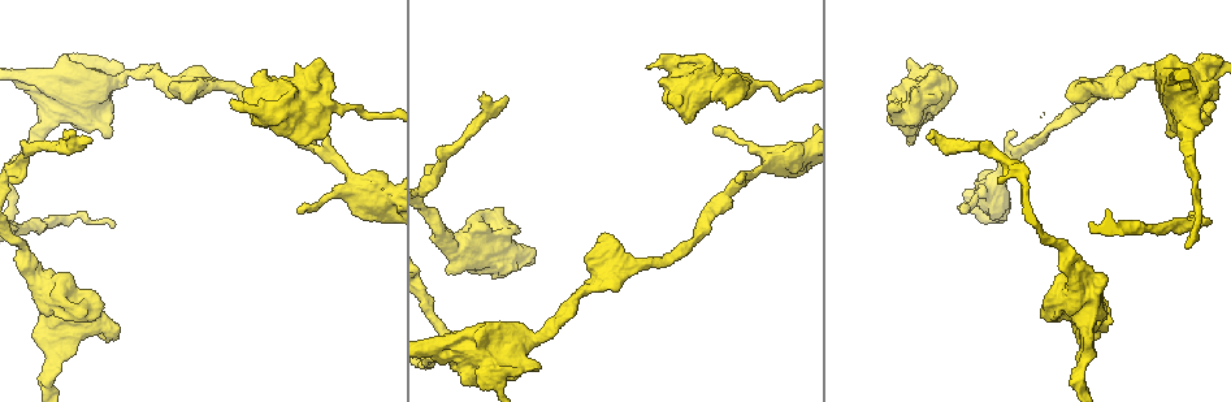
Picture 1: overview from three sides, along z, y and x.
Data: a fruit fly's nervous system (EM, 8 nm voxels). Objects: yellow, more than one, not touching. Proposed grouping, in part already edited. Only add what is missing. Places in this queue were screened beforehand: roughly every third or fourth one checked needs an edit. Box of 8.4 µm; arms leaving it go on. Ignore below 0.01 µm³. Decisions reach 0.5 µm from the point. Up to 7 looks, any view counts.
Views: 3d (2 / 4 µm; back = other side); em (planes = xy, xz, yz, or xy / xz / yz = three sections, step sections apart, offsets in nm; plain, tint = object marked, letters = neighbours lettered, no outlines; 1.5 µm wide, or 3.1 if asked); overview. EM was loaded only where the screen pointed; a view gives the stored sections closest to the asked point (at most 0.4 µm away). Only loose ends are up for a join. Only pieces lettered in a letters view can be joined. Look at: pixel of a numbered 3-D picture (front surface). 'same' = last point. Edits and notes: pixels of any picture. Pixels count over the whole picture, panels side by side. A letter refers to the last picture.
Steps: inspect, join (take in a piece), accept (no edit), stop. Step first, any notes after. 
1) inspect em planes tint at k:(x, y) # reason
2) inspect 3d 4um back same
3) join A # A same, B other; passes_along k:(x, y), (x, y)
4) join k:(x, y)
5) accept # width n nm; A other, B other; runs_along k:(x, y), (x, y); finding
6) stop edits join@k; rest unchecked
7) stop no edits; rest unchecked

inspect em planes tint at 1:(1218, 82)

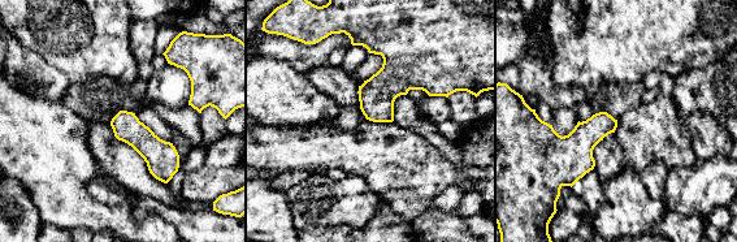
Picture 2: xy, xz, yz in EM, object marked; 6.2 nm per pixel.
inspect em planes letters same # what lies round it

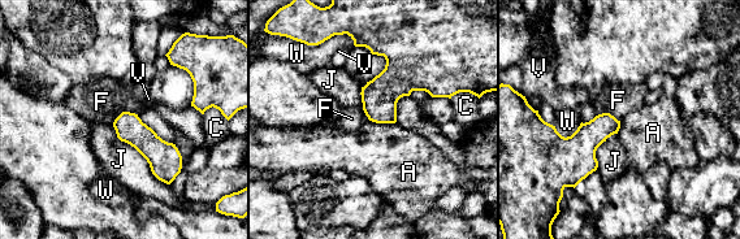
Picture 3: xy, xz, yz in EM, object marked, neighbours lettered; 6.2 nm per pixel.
accept # A other, C other, F other, J other, V other, W other; border 3:(370, 120), (396, 122); none of them fits

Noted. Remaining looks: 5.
inspect em planes letters at 1:(36, 345) # thick end

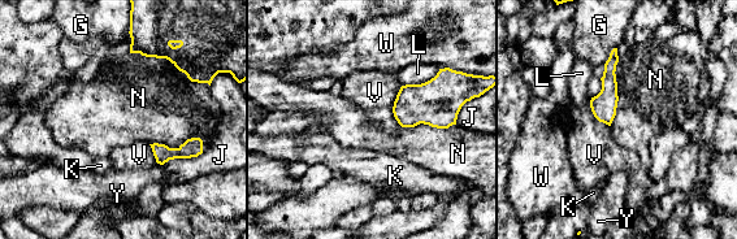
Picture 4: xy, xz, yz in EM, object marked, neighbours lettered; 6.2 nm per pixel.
accept # longest_contact N 480 nm; G other, J other, K other, L other, N other, V other, W other, Y other; border 4:(402, 86), (393, 107), (400, 126); none of them fits

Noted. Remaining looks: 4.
inspect 3d 2um at 1:(326, 135) # stops while still wide

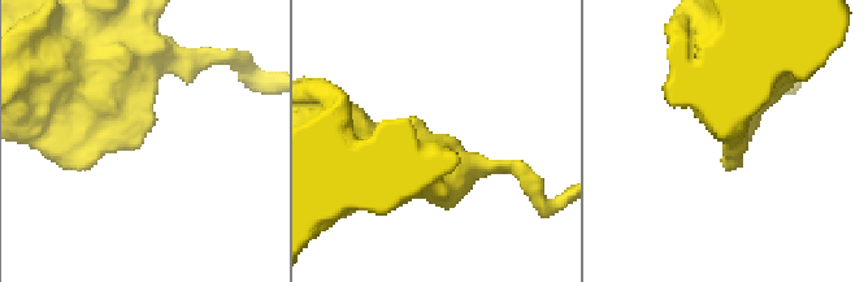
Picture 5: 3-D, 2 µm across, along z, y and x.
inspect em xz step 4 tint at 5:(141, 145)

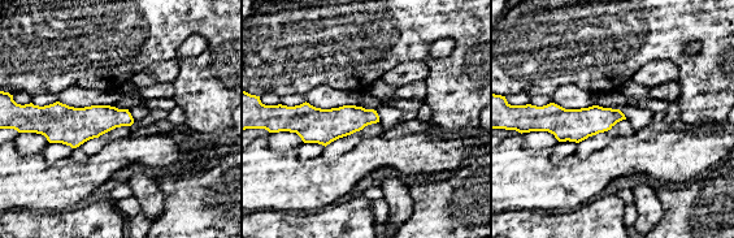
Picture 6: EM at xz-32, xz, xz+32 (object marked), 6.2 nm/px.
inspect em planes letters same

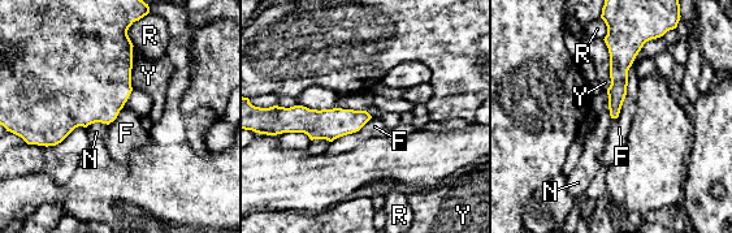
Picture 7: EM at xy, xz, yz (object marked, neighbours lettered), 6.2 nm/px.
accept # longest_contact Y 320 nm; F other, N other, R other, Y other; no lettered piece goes on from it

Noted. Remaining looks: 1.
stop no edits; rest unchecked

